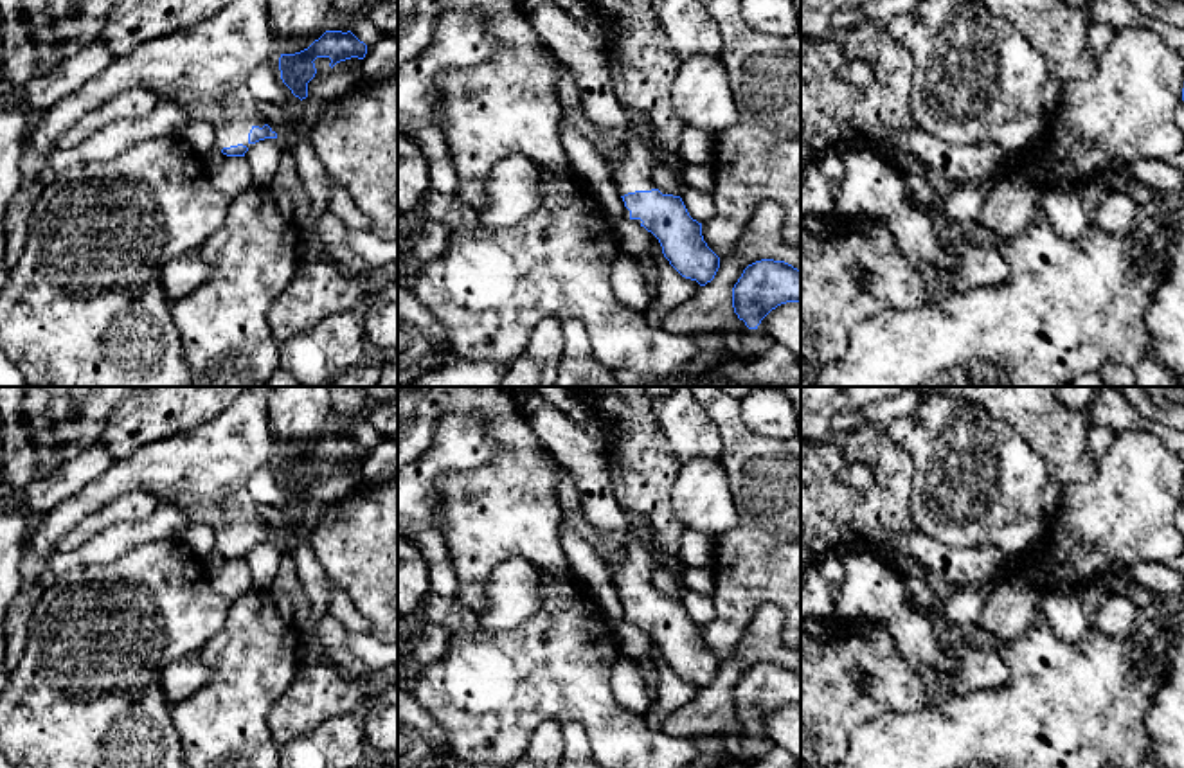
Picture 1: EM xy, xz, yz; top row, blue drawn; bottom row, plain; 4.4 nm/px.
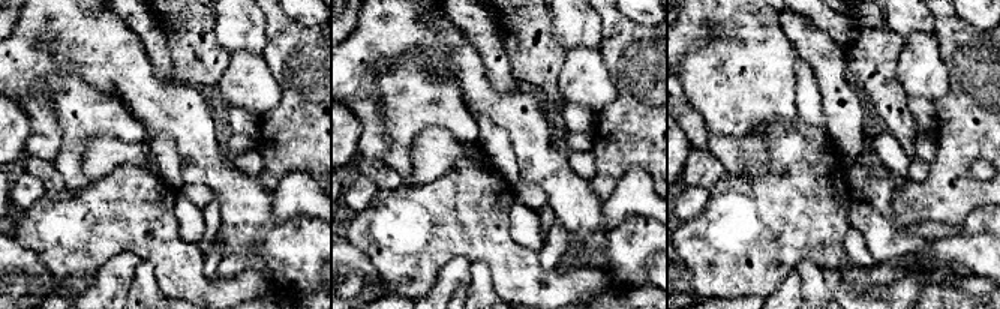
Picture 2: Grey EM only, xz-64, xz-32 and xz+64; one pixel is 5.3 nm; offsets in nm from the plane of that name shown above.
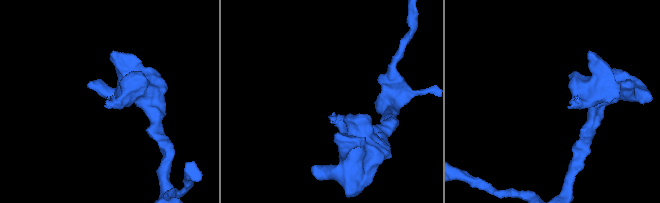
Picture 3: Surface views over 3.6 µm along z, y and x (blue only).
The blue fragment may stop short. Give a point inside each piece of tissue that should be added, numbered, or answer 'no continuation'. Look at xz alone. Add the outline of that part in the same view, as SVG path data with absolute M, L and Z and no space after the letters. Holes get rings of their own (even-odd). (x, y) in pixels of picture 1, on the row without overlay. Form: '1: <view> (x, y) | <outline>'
1: xz (632, 556) | M556 468L556 502L560 520L565 520L614 568L621 599L655 592L653 572L660 565L660 556L639 520L633 518L624 532L601 534L587 520L579 491L563 468Z

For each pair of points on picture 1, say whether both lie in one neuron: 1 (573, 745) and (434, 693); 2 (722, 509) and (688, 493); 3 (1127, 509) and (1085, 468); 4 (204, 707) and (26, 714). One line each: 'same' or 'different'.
1: different
2: same
3: different
4: different

